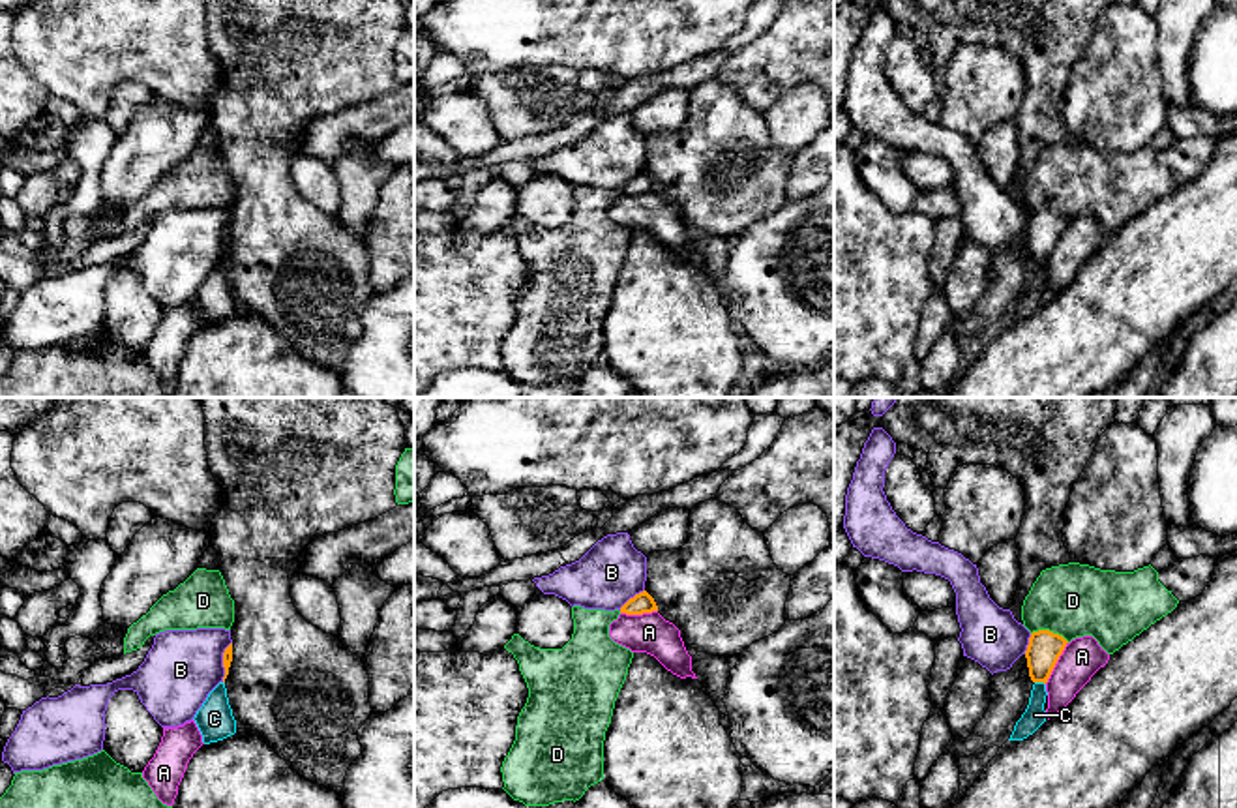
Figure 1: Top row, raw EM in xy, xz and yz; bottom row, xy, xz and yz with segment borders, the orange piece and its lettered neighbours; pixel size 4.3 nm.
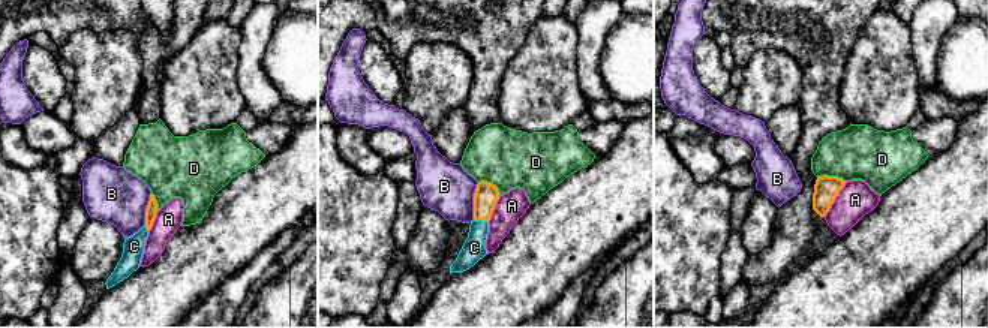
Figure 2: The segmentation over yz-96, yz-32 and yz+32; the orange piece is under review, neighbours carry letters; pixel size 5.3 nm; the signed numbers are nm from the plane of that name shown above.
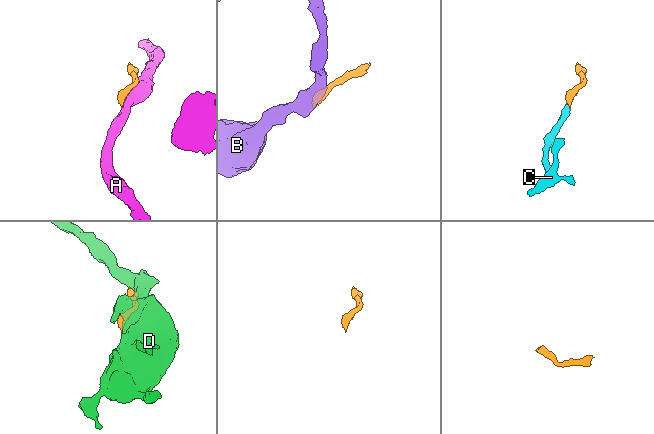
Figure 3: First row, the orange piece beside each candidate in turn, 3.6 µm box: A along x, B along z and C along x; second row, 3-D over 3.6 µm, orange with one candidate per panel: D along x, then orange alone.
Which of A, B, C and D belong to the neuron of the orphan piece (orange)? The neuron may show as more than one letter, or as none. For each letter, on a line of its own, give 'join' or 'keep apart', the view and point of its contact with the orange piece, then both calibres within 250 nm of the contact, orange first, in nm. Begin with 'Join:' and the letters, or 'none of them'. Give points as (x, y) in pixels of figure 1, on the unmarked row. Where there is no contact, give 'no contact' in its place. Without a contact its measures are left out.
Join: C
A: keep apart | yz (1056, 242) | 150/170 nm
B: keep apart | xy (223, 242) | 50/320 nm
C: join | yz (1041, 261) | 150/90 nm
D: keep apart | yz (1048, 210) | 150/320 nm

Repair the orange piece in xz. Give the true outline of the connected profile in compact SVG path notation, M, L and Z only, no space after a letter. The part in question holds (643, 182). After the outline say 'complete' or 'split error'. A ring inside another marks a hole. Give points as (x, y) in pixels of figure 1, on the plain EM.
M647 171L635 174L620 187L620 193L626 193L626 195L643 195L652 191L658 191L658 186Z; complete

